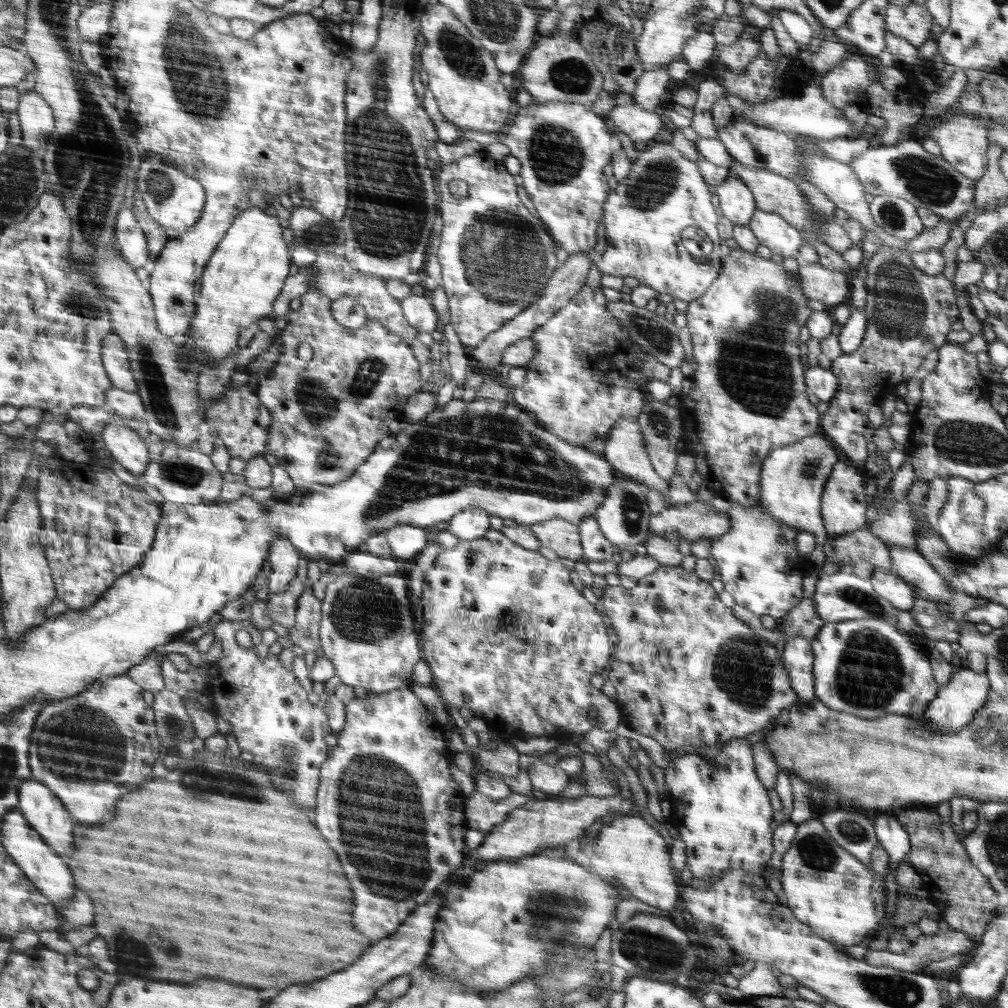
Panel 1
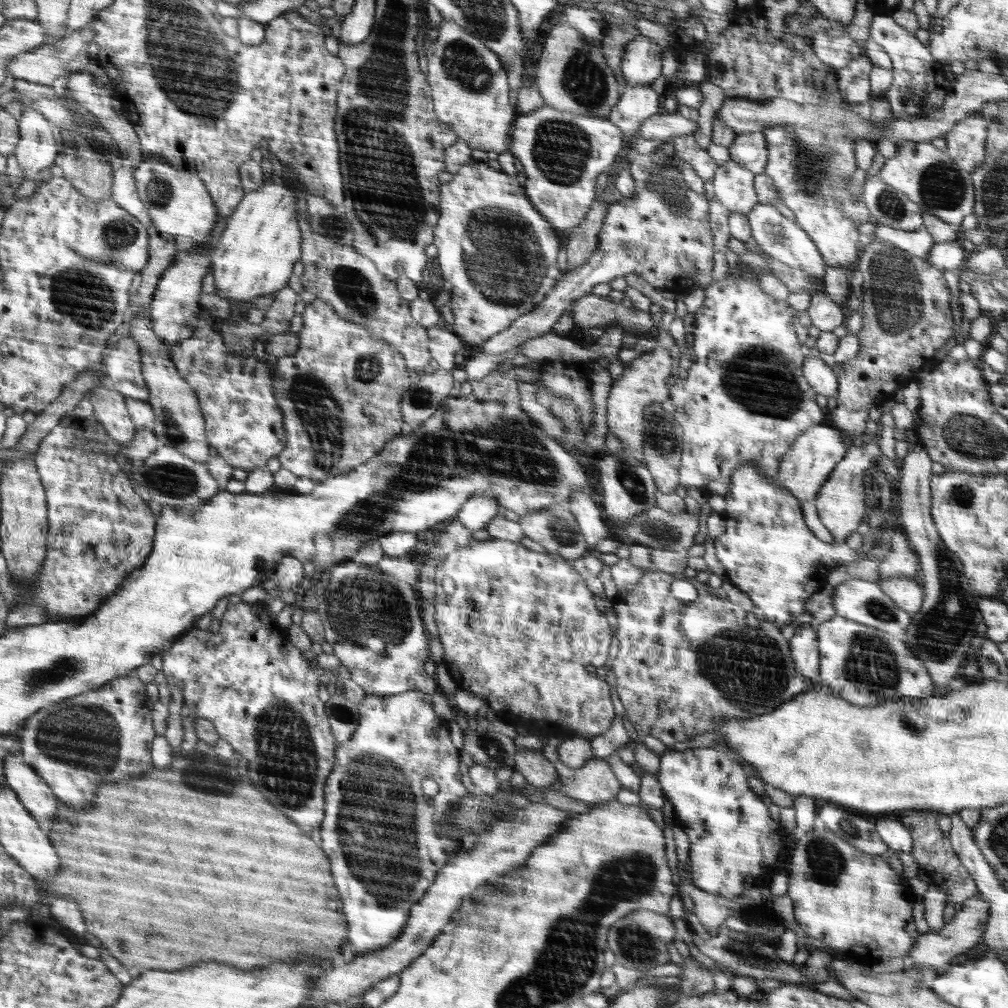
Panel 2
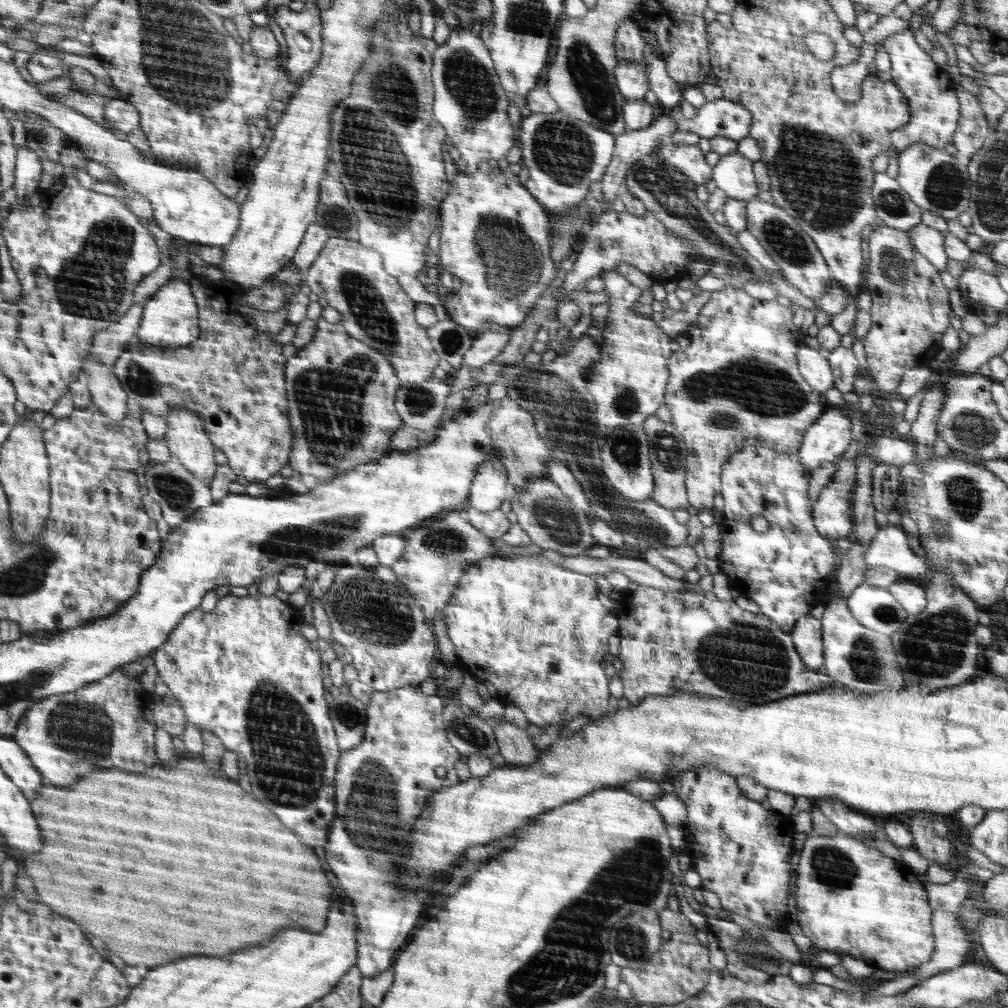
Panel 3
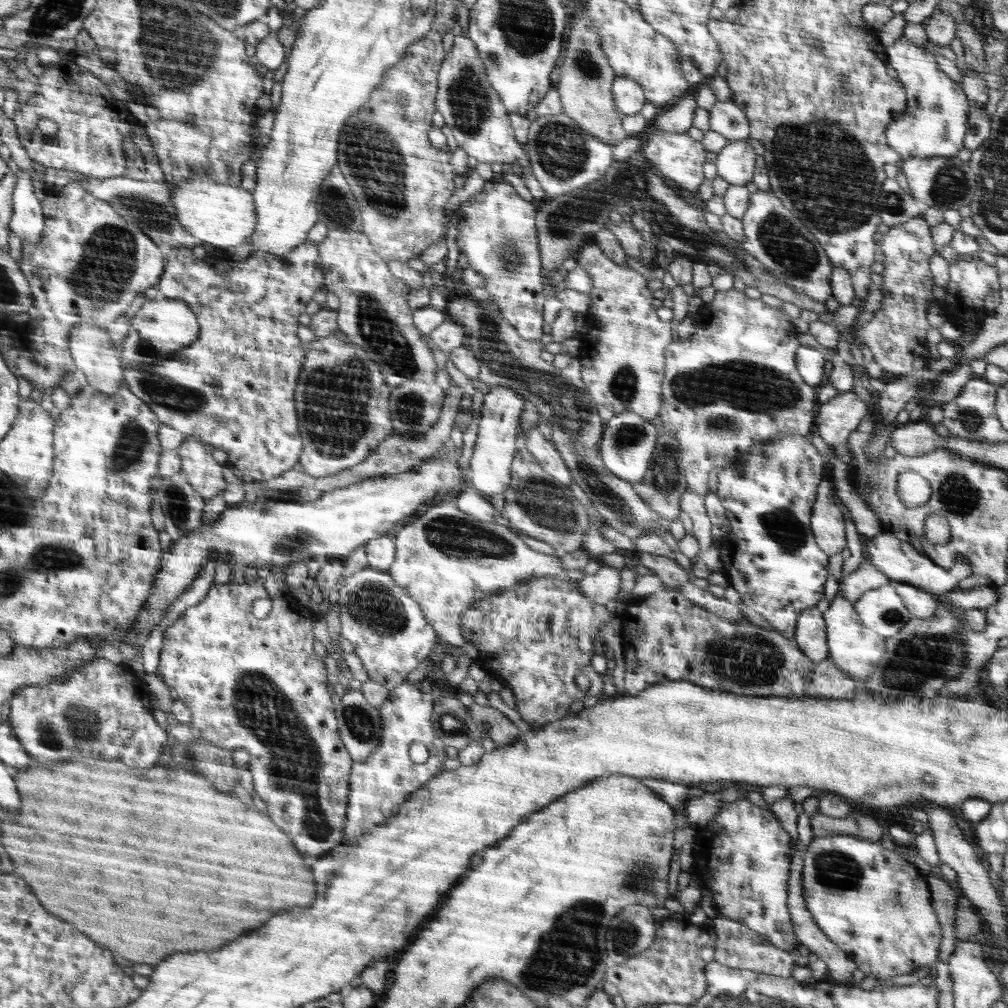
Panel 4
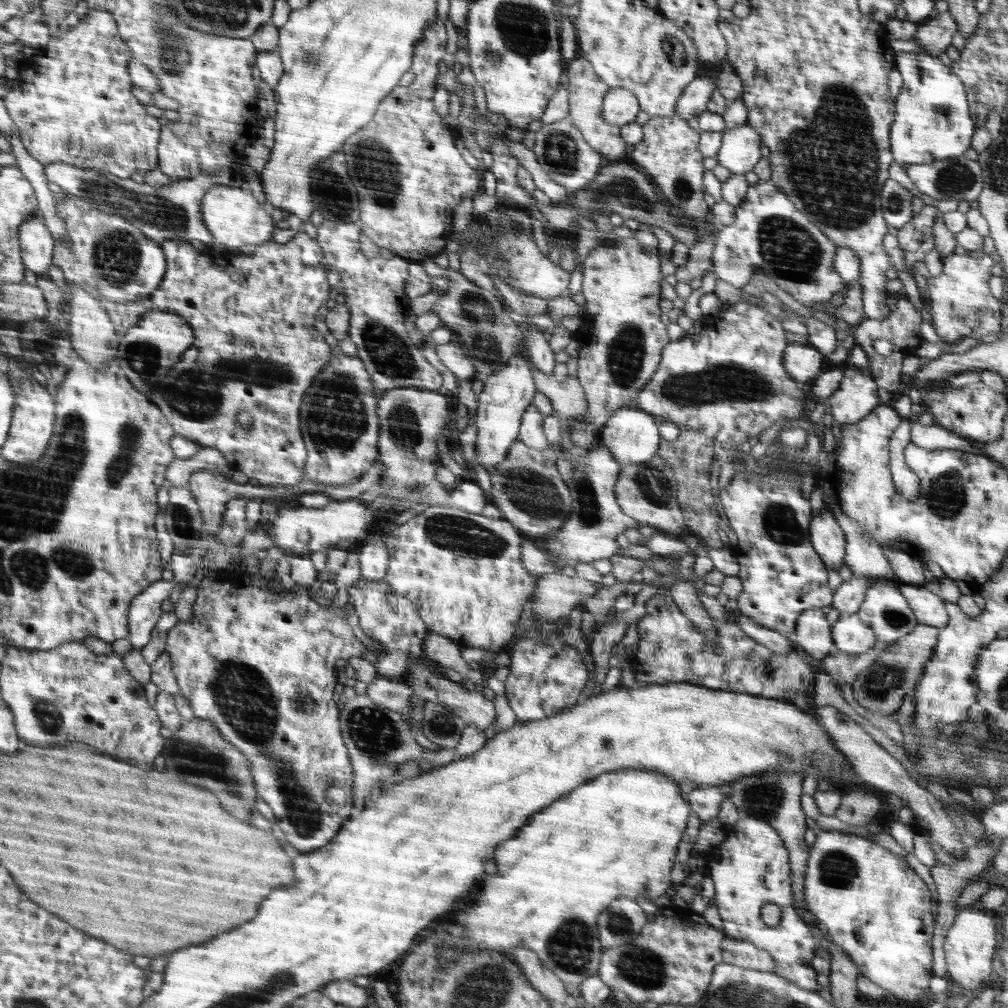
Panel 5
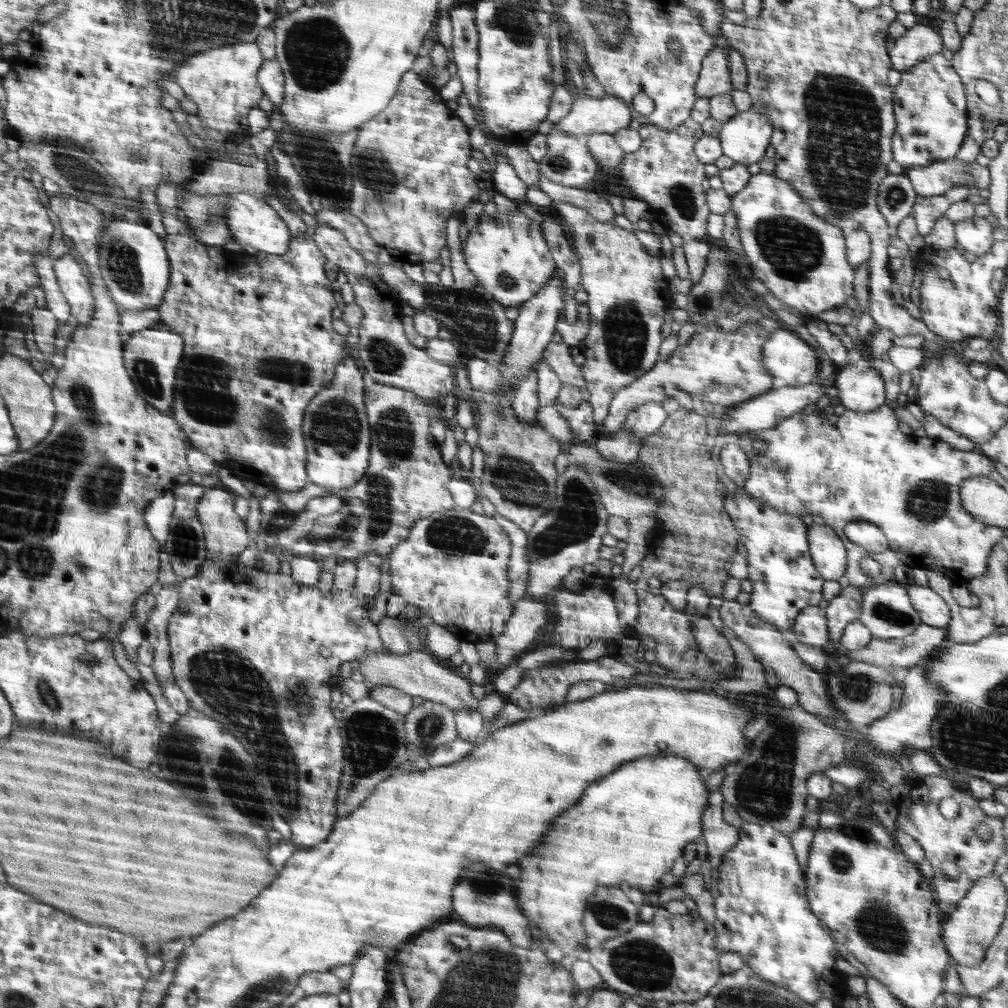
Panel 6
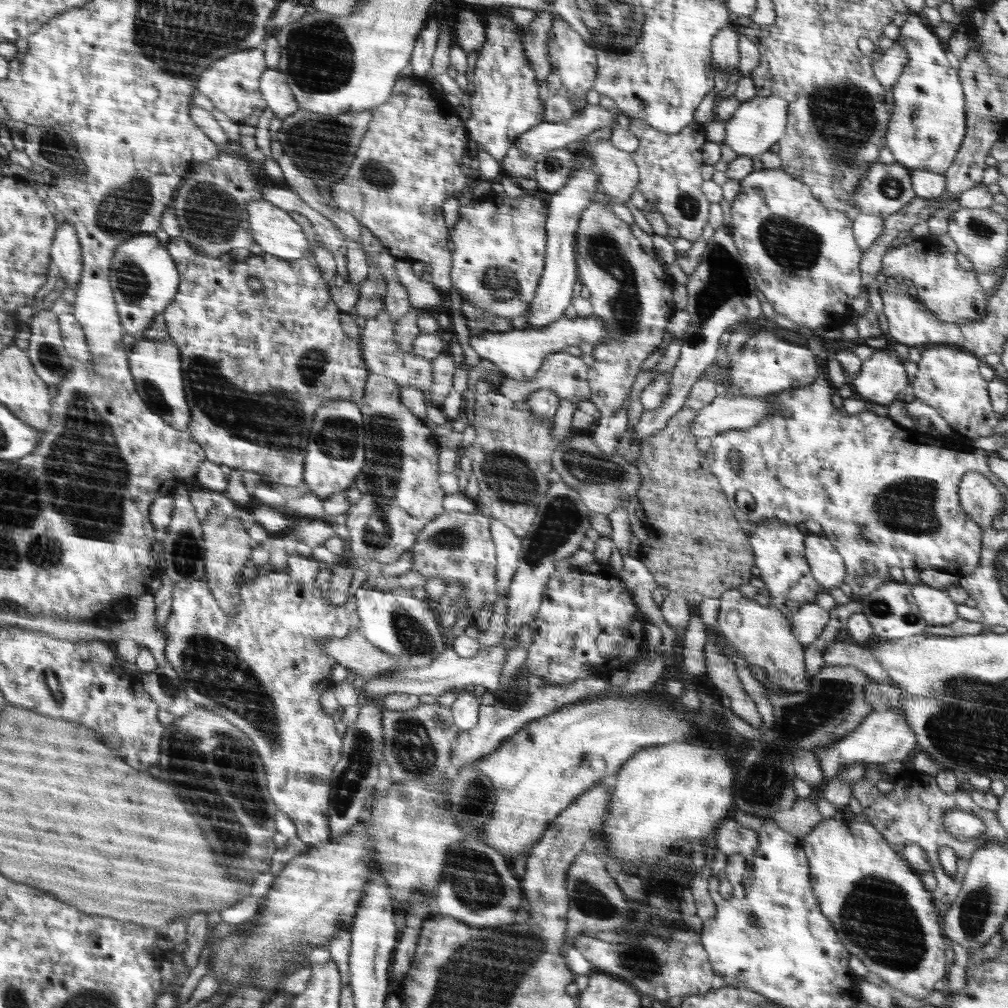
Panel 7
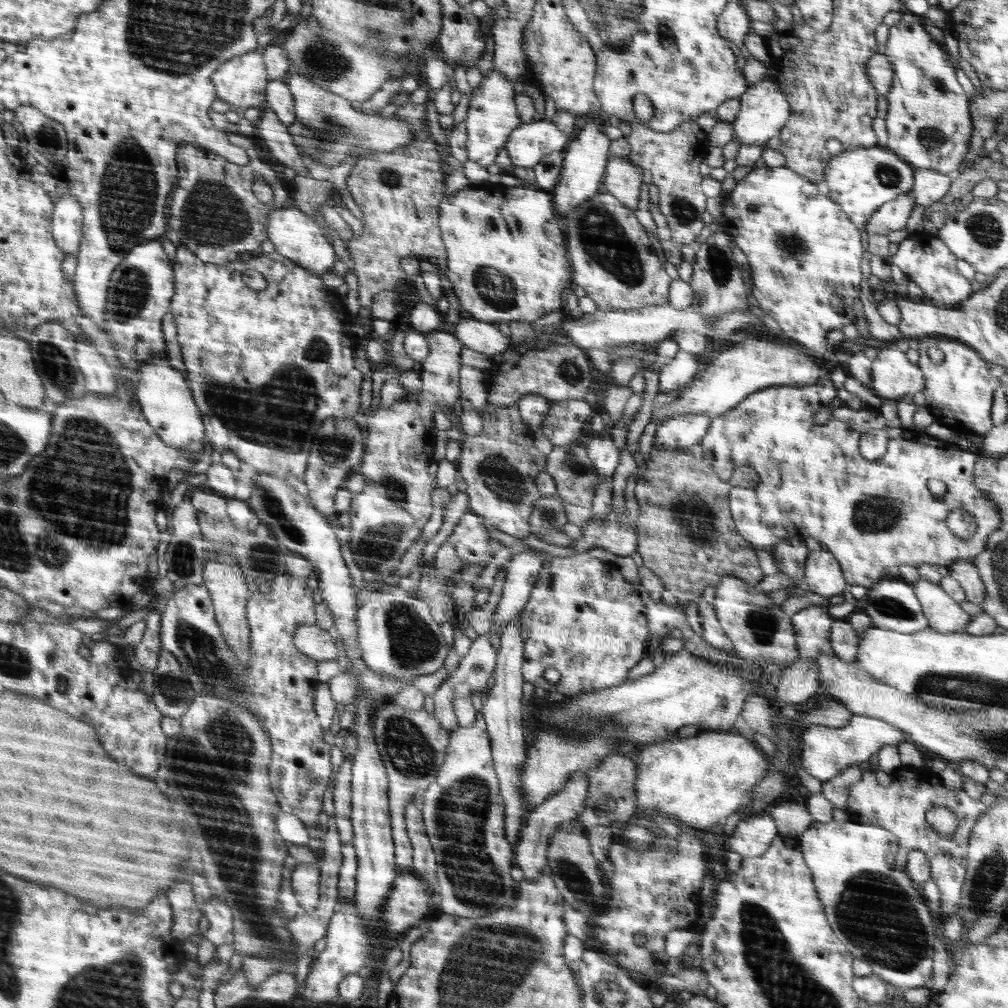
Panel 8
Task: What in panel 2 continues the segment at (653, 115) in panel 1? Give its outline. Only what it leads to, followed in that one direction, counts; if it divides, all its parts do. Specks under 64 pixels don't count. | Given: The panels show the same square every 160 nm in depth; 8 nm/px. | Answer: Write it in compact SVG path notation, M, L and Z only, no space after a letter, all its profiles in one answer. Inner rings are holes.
M663 111L644 120L638 128L638 136L644 139L670 140L682 135L694 136L698 130L698 122L686 120L679 113L665 113Z

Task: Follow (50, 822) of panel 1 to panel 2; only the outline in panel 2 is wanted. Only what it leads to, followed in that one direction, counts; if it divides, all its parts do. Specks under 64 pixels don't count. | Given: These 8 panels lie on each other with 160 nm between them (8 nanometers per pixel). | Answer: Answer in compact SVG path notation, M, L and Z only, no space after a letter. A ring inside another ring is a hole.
M6 758L6 780L14 790L18 790L18 794L22 794L22 802L30 806L30 814L34 814L38 822L50 824L54 820L58 800L30 766L22 764L18 758Z

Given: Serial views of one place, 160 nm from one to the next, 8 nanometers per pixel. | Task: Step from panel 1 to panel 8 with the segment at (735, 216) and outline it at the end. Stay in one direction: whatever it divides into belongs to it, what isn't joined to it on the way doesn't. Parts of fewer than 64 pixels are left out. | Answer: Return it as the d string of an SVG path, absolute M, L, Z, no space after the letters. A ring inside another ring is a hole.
M764 79L749 86L748 92L739 99L741 103L740 112L732 122L734 134L736 134L734 140L739 145L767 145L770 139L779 137L785 127L785 122L792 116L792 105L788 102L788 96L784 96L784 94L781 86L772 80Z

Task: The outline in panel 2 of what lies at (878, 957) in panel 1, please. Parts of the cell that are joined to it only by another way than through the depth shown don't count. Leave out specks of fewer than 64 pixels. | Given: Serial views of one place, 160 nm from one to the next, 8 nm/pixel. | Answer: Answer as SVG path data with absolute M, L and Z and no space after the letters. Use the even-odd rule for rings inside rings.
M979 894L973 896L970 900L966 900L961 908L960 912L956 912L950 922L947 922L939 931L930 931L928 933L922 933L917 941L914 942L910 954L905 958L904 962L909 967L917 967L917 964L921 966L933 966L937 970L945 969L949 965L949 961L962 954L978 944L978 941L983 937L987 918L989 913L988 903L985 898Z

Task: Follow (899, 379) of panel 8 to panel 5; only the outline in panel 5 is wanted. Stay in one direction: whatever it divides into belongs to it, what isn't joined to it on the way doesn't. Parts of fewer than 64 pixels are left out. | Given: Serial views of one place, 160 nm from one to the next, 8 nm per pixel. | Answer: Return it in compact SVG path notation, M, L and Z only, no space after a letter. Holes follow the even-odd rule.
M848 362L844 368L844 376L838 390L831 394L828 399L830 412L838 426L854 424L868 417L874 408L881 404L878 402L876 382L862 374L862 368Z

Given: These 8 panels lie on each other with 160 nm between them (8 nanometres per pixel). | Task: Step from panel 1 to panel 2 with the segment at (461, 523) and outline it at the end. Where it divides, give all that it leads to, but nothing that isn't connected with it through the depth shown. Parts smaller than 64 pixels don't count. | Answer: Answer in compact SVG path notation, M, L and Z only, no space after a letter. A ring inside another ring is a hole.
M477 494L461 506L461 512L456 519L464 528L484 535L487 524L498 515L498 507L497 500L494 500L490 494Z

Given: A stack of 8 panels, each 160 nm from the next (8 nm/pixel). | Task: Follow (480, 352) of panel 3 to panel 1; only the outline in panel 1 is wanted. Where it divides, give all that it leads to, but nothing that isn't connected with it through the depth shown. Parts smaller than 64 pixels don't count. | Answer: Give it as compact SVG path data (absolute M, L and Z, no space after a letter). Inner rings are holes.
M650 143L644 152L631 163L631 171L618 182L613 182L613 193L605 205L605 221L607 246L602 256L595 257L596 265L602 274L612 276L633 276L639 284L650 286L656 292L670 294L674 299L692 302L704 296L710 285L721 274L724 268L720 262L720 246L723 240L718 238L716 224L718 214L710 200L710 190L697 161L684 158L671 144ZM686 228L697 228L712 242L712 250L707 257L694 258L681 241L680 234Z

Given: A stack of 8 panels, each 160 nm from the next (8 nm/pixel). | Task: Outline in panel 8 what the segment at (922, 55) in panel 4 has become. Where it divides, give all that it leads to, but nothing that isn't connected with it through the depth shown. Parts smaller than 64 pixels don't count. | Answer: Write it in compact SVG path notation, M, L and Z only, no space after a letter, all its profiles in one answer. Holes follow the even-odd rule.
M904 11L900 22L889 27L885 55L892 66L892 86L885 96L888 100L888 114L885 118L888 132L887 148L905 158L916 170L932 169L953 176L960 170L963 158L970 150L974 134L970 96L966 96L966 92L957 81L956 62L950 57L945 46L924 29L925 22L919 15Z

